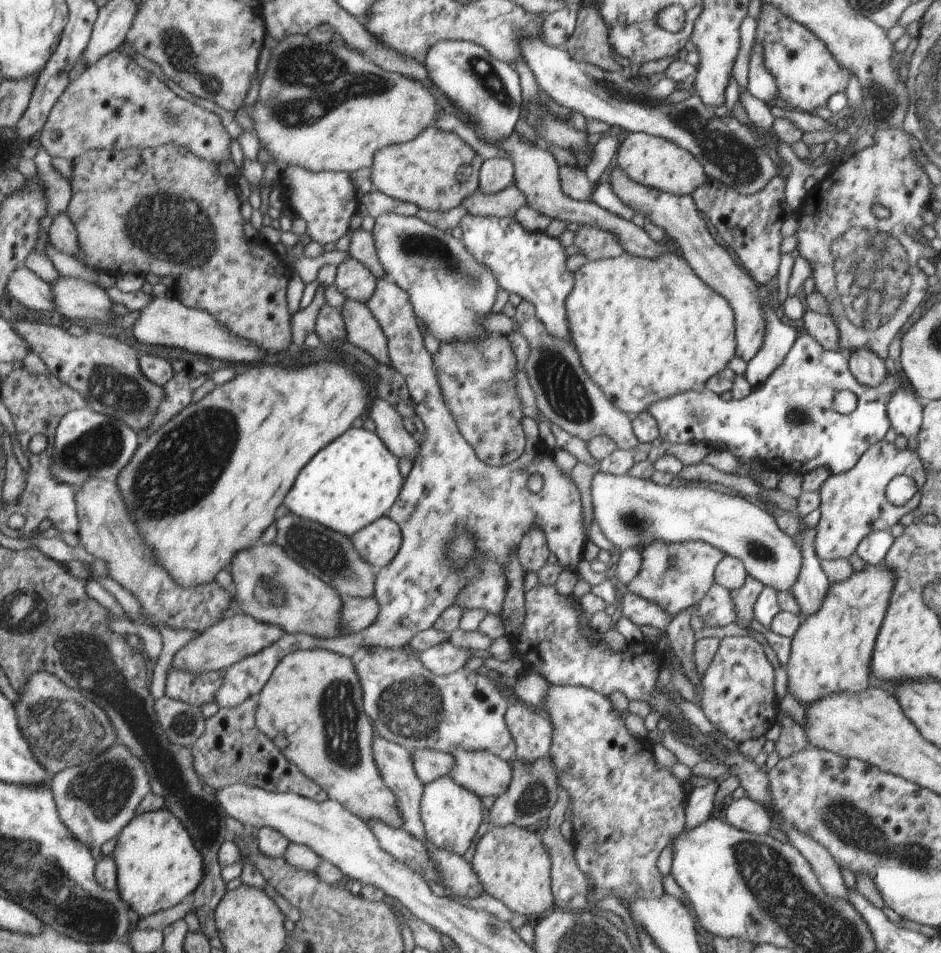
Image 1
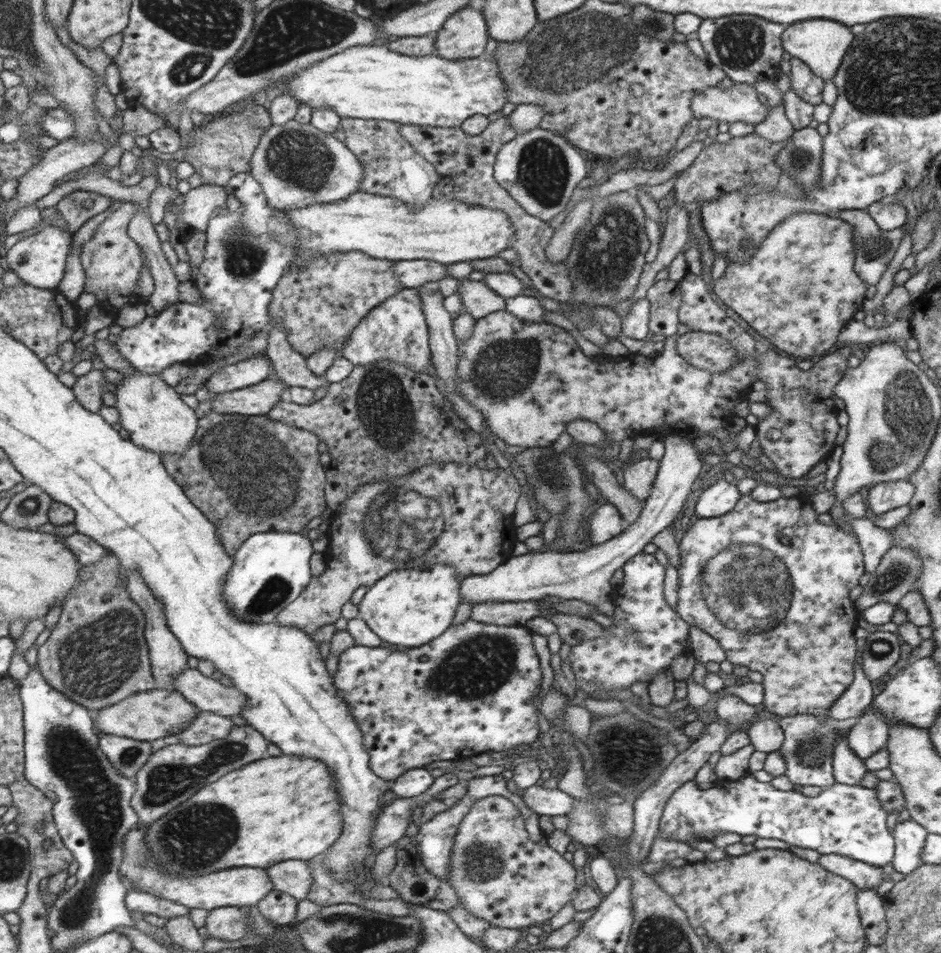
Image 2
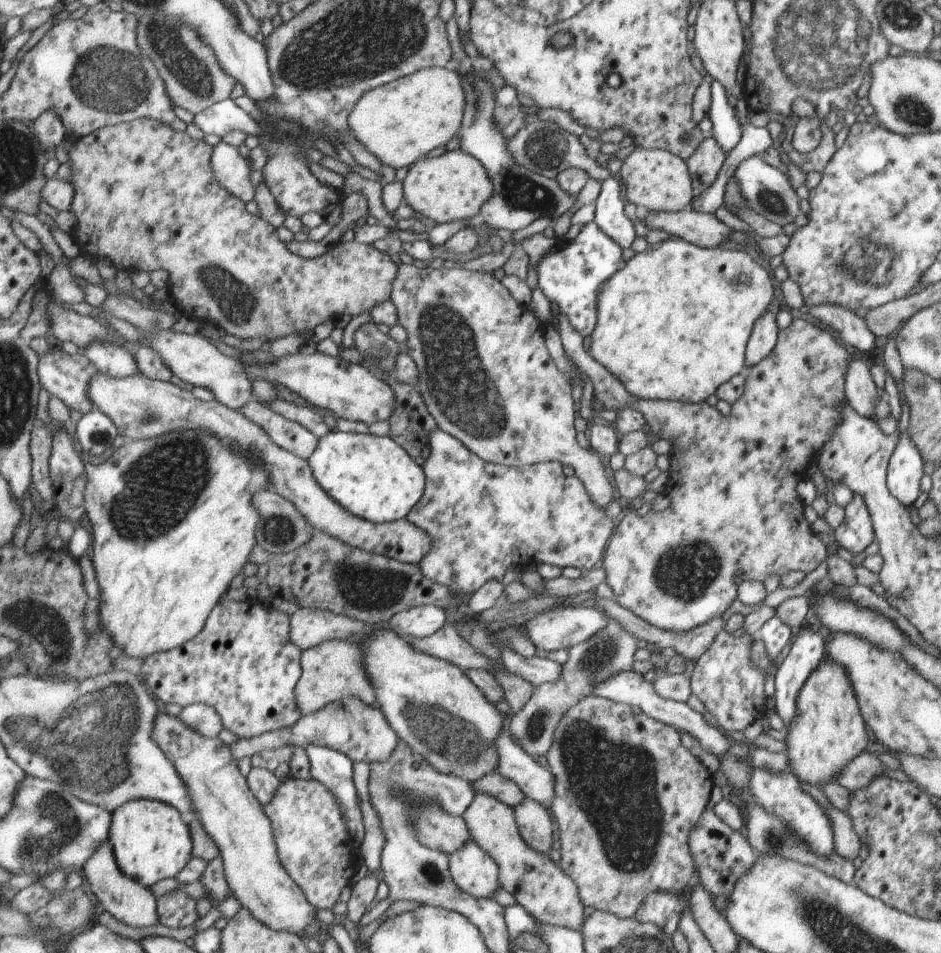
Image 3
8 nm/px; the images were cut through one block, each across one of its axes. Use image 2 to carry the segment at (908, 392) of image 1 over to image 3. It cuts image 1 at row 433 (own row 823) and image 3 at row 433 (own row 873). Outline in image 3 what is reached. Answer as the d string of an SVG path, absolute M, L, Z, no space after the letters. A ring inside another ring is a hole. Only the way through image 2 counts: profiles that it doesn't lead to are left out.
M907 431L901 432L888 462L888 491L902 505L908 507L919 496L919 480L923 476L923 462L919 450L911 442Z

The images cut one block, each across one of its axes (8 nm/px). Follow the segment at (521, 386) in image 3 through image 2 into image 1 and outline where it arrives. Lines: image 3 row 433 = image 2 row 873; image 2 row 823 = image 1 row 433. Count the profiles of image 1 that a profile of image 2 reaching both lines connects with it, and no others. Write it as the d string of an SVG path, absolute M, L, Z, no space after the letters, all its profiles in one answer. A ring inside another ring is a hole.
M487 332L477 342L453 342L453 344L439 344L437 351L431 354L431 362L435 368L435 378L441 390L443 404L447 412L451 412L459 434L464 437L472 448L476 448L475 456L480 457L485 464L503 467L519 458L523 452L523 431L521 430L521 410L519 400L513 392L513 354L503 334Z

